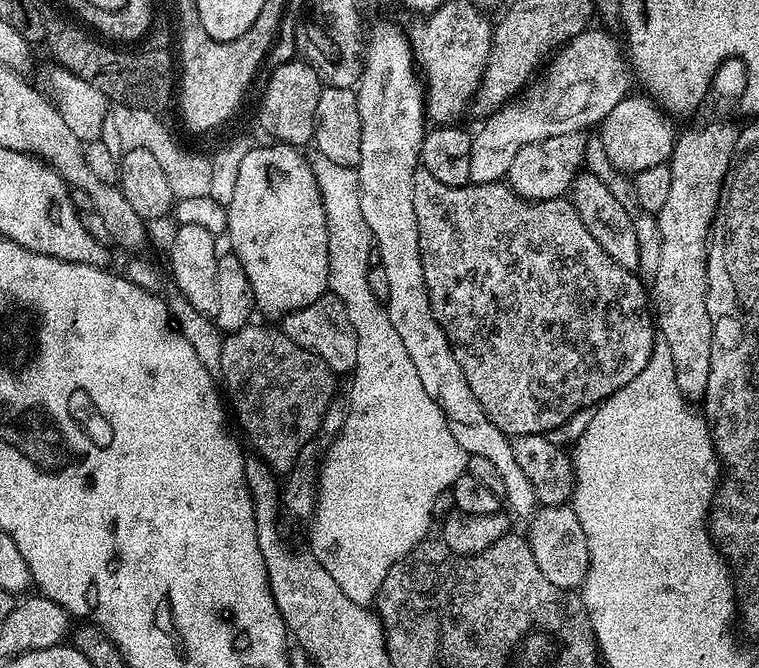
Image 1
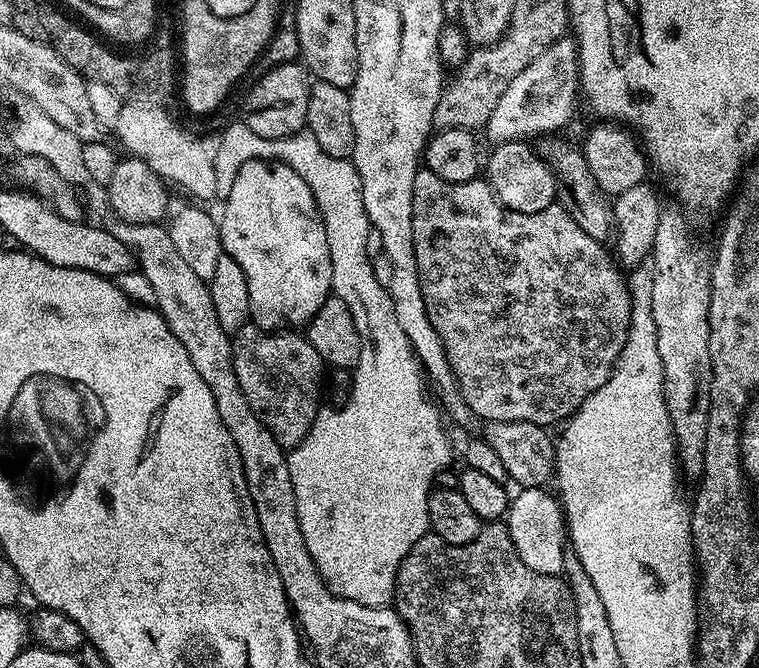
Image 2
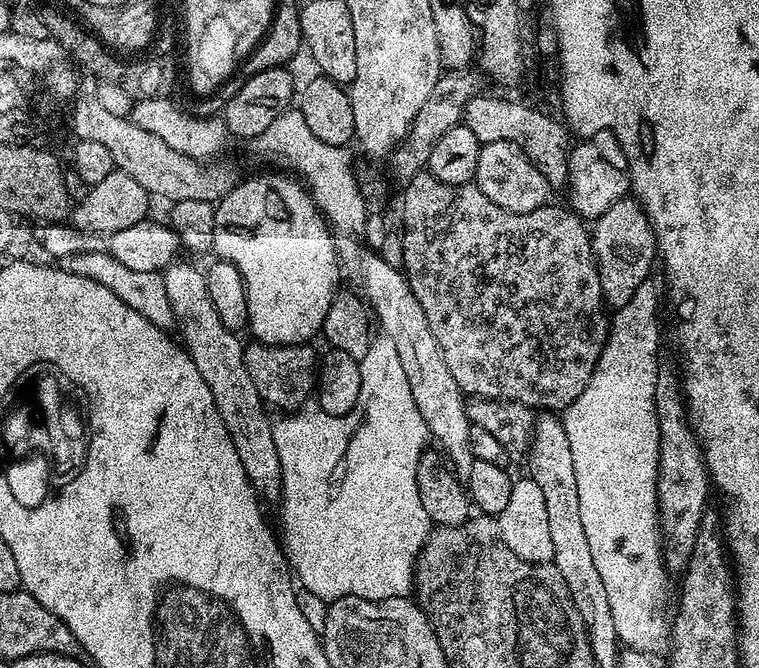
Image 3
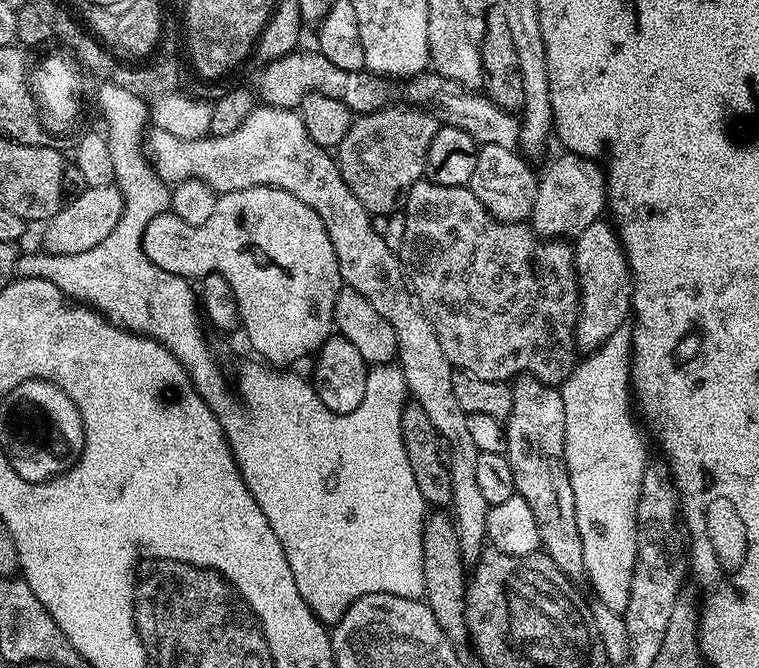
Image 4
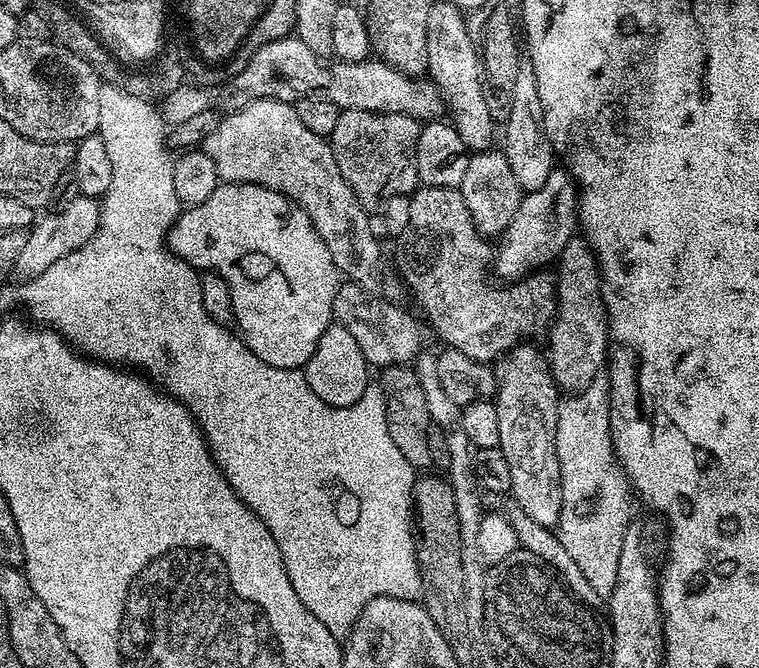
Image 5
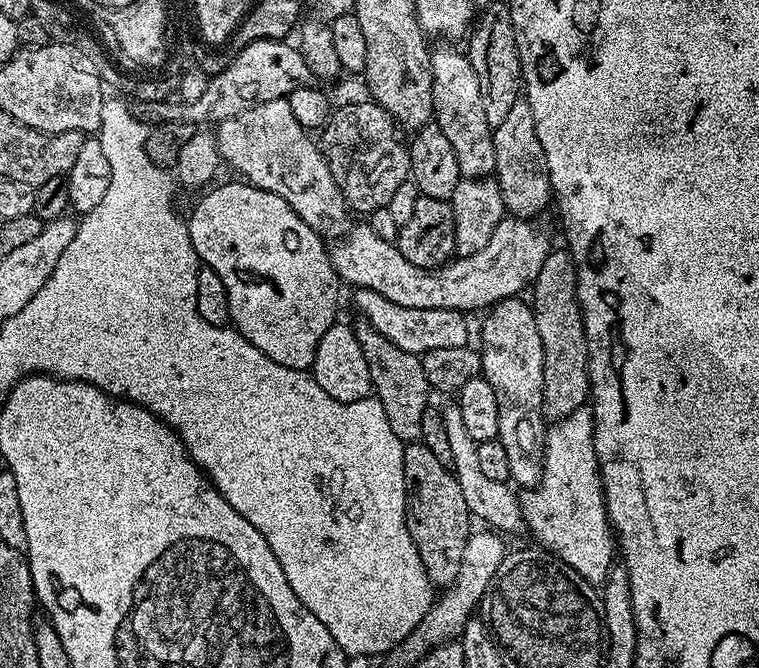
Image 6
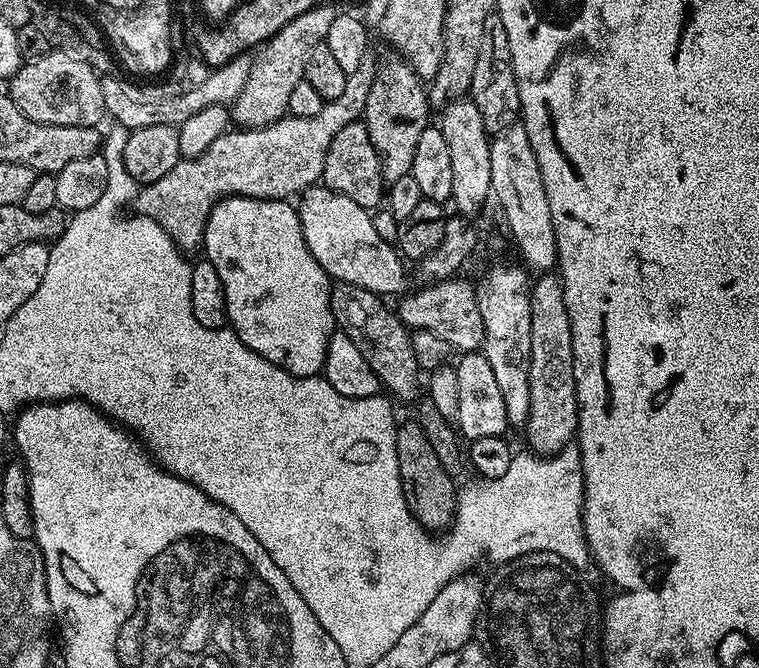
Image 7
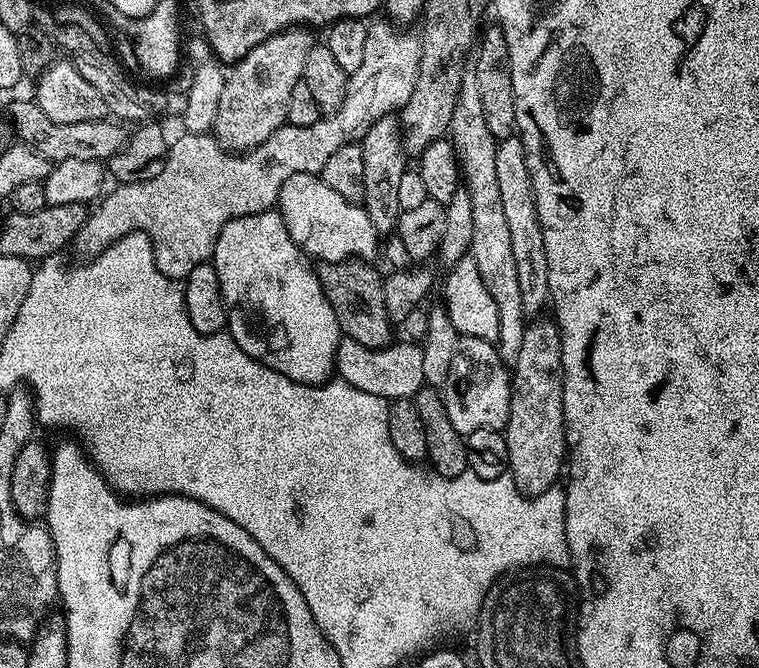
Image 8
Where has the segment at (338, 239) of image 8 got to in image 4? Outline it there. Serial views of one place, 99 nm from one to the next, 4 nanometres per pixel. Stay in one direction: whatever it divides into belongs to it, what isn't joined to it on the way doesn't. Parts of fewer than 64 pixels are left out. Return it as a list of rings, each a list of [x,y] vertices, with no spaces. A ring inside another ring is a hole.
[[[565,151],[548,169],[539,173],[536,181],[534,210],[530,217],[530,227],[541,238],[574,238],[586,230],[595,220],[601,219],[608,198],[608,182],[603,167],[596,165],[595,159],[577,156],[574,152]]]

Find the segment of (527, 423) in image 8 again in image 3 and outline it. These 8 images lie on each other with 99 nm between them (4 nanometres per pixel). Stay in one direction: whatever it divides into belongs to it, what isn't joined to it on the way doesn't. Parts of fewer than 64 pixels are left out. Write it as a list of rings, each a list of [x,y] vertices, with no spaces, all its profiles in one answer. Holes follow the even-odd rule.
[[[625,198],[614,202],[606,214],[594,221],[590,228],[592,253],[600,269],[604,285],[604,298],[609,309],[626,306],[631,295],[641,282],[653,275],[652,263],[658,260],[658,245],[644,206],[635,198]]]

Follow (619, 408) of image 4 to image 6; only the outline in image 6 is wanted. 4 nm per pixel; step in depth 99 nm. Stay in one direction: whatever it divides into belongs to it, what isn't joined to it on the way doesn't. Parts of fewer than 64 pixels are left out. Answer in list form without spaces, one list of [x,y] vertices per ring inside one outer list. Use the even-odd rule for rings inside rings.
[[[591,407],[575,408],[569,416],[555,421],[547,429],[544,438],[544,472],[540,483],[534,490],[523,493],[520,500],[521,510],[527,531],[539,547],[553,553],[566,566],[570,566],[586,582],[602,586],[608,581],[618,545],[614,539],[612,523],[608,521],[608,511],[604,501],[604,487],[600,481],[600,463],[594,450],[594,426],[596,419],[592,416]]]

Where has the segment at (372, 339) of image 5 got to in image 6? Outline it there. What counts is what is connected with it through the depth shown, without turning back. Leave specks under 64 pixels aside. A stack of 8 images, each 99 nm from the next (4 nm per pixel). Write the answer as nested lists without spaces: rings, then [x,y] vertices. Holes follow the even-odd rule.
[[[357,288],[351,294],[353,306],[364,315],[361,317],[398,350],[423,354],[430,350],[442,350],[442,346],[469,347],[468,324],[464,321],[467,319],[463,312],[449,308],[418,310],[398,306],[398,302],[390,302],[390,298],[382,298],[382,294],[374,294],[374,290],[365,288]]]

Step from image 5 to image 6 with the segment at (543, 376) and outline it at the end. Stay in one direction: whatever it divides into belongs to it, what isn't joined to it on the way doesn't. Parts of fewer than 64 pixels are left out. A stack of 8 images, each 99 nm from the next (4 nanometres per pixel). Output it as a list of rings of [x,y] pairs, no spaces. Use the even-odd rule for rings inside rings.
[[[523,299],[500,300],[487,309],[484,325],[480,328],[480,340],[484,348],[479,349],[482,375],[490,386],[494,386],[494,398],[498,398],[498,438],[506,449],[510,461],[510,477],[521,484],[521,489],[532,490],[540,483],[544,472],[544,438],[546,417],[542,402],[542,338],[538,338],[538,326],[534,326],[531,303]]]

